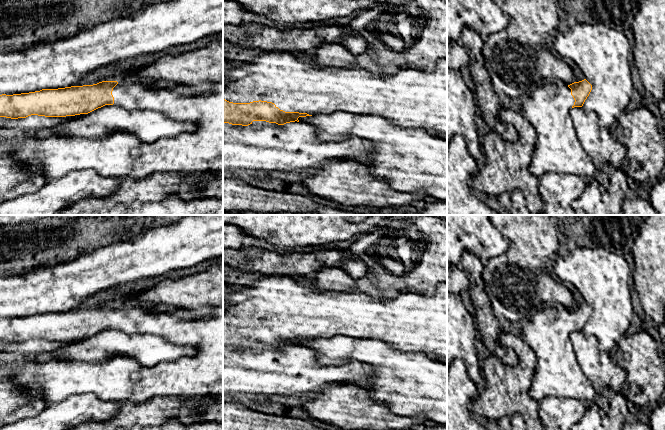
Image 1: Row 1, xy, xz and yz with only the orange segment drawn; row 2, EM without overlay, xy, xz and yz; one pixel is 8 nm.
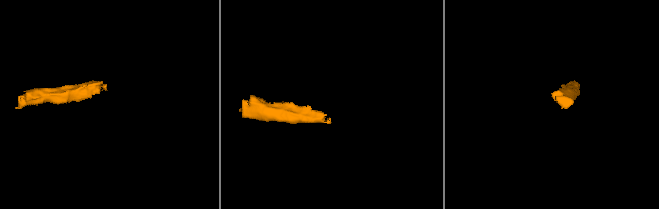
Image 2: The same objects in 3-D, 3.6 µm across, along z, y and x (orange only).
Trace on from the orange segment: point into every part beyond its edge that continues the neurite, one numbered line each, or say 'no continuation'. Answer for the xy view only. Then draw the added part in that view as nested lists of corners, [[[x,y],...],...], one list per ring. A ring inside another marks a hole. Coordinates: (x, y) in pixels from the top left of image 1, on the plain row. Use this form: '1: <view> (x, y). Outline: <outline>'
1: xy (119, 378). Outline: [[[141,304],[117,306],[112,315],[113,329],[130,335],[152,334],[176,345],[191,345],[196,349],[196,354],[175,361],[162,361],[149,367],[141,365],[134,358],[126,355],[107,356],[101,363],[56,358],[45,362],[32,361],[23,363],[17,372],[7,377],[5,381],[18,387],[27,396],[43,400],[48,405],[61,403],[70,396],[82,393],[92,393],[103,401],[134,403],[144,403],[161,396],[223,396],[223,308],[211,309],[213,315],[207,319],[180,320],[176,317],[174,309],[170,312],[157,312]]]

